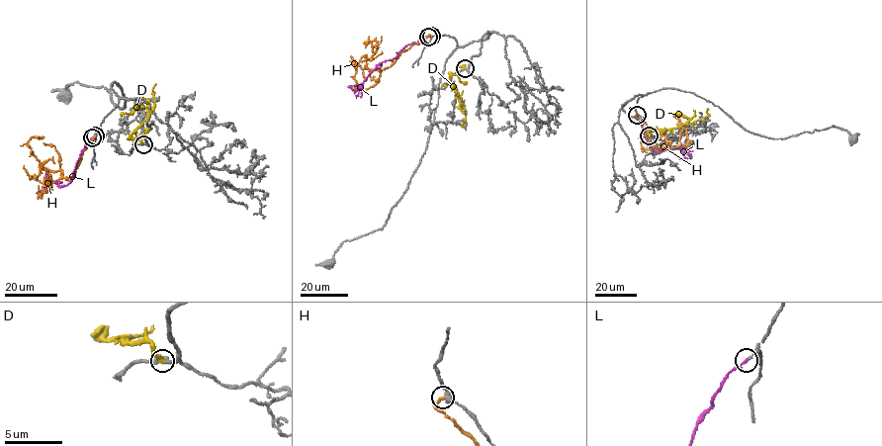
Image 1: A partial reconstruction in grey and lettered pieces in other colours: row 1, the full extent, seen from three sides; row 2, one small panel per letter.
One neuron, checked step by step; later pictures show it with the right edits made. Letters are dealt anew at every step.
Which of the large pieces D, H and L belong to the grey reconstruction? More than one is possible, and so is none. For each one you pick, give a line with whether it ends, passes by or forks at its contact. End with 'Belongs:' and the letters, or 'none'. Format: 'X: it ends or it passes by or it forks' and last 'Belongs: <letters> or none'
L: it ends
Belongs: L

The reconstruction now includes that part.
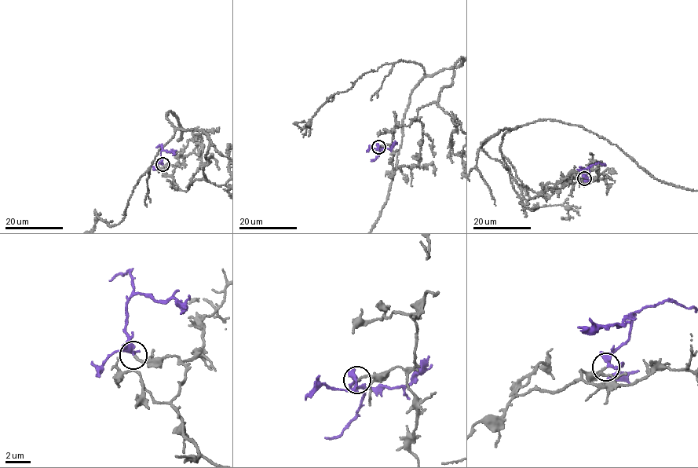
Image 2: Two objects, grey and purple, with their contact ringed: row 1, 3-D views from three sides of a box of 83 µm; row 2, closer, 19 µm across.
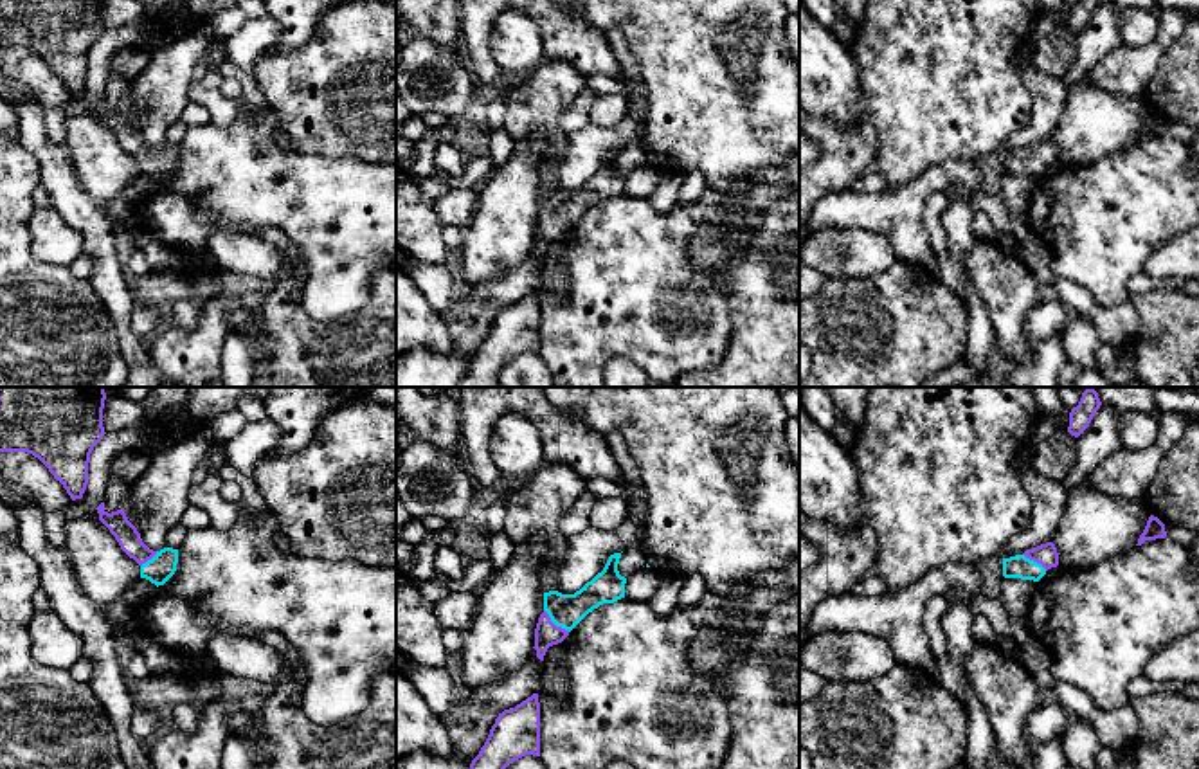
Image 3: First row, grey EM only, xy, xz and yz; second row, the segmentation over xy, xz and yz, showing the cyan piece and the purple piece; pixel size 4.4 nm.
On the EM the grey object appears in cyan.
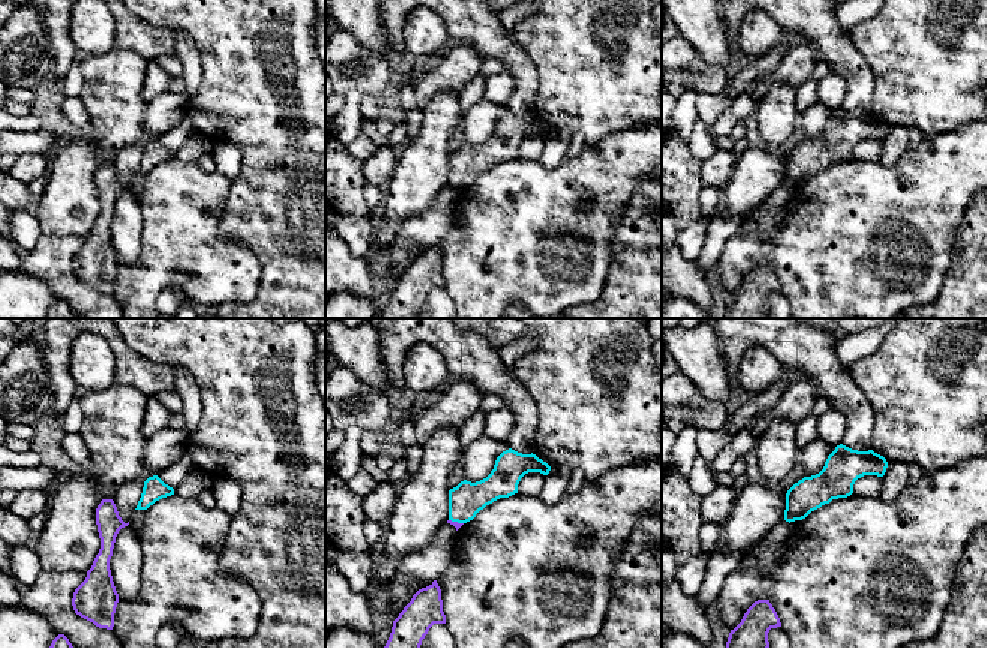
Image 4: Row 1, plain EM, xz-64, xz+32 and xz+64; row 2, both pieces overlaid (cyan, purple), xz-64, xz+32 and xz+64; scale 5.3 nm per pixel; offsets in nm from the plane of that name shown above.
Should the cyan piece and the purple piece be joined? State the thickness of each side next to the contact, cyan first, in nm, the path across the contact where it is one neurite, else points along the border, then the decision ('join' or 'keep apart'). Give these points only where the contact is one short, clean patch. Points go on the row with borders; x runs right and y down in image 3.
calibres 150 and 110 nm; way xz (566, 611), (555, 624), (546, 634); join

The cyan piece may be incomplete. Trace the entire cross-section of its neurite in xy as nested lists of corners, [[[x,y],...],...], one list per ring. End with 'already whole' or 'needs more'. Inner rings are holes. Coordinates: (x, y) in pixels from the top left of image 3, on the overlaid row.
[[[101,502],[95,510],[99,513],[99,520],[110,529],[121,549],[140,565],[140,578],[146,578],[158,587],[175,574],[178,549],[149,549],[142,542],[137,528],[128,520],[124,508],[108,513],[104,510],[104,502]]]; needs more

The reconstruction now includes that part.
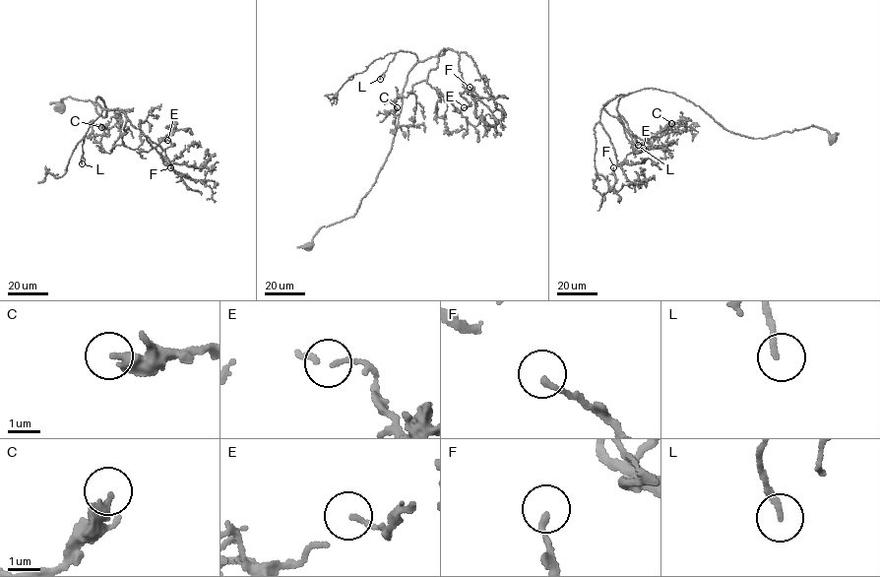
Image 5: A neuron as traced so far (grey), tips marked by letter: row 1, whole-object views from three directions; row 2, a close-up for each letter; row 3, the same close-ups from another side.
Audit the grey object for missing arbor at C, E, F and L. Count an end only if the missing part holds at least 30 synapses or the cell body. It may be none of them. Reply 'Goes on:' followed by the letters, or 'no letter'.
Goes on: L

